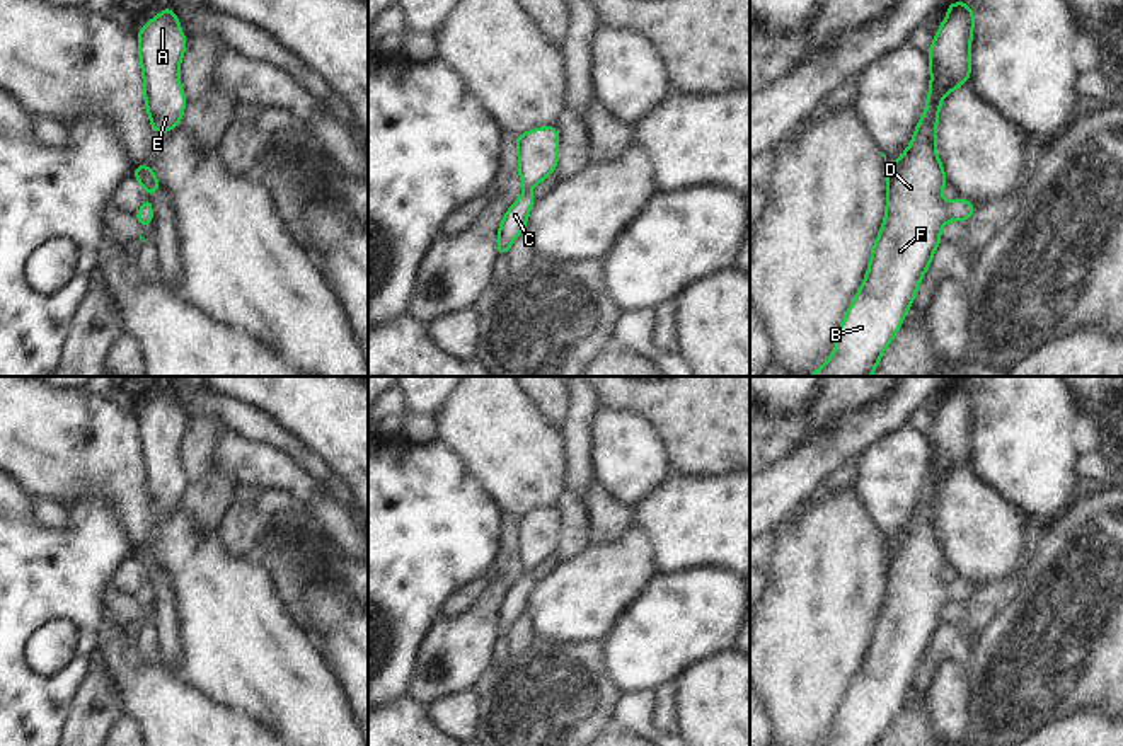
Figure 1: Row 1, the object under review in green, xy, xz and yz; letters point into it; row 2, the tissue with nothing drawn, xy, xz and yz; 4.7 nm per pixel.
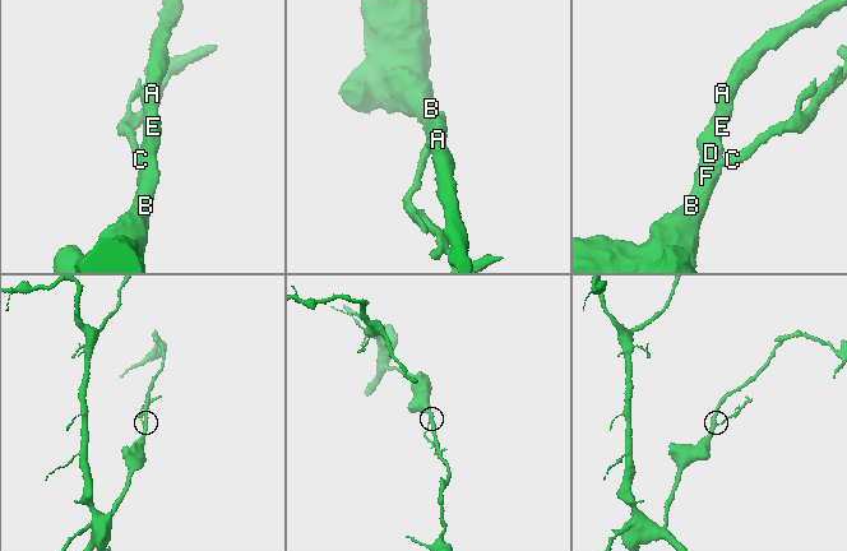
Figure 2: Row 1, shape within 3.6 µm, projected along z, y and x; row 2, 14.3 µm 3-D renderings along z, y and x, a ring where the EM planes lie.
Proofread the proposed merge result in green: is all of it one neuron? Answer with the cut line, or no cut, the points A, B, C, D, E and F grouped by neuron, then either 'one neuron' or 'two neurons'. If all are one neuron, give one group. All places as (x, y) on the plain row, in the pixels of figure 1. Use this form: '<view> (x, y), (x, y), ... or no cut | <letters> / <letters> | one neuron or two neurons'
no cut | A B C D E F | one neuron

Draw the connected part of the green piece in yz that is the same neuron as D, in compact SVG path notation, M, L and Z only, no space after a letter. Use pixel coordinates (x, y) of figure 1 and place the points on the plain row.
M966 380L947 385L947 399L934 416L929 431L930 468L925 496L917 502L910 528L900 535L898 545L884 547L886 593L883 608L872 627L869 651L837 714L835 732L825 746L878 746L888 726L896 717L912 688L924 654L941 627L941 608L947 603L966 605L976 593L965 579L944 584L941 572L947 567L944 548L937 538L936 518L942 480L965 467L971 456L971 417L975 395Z

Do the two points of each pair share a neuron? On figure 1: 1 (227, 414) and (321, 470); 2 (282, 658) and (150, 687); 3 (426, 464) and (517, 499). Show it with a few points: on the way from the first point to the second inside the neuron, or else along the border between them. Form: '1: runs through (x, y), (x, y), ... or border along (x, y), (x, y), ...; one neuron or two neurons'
1: runs through (251, 423), (297, 453); one neuron
2: border along (181, 682), (215, 704); two neurons
3: border along (455, 455), (505, 513); two neurons

